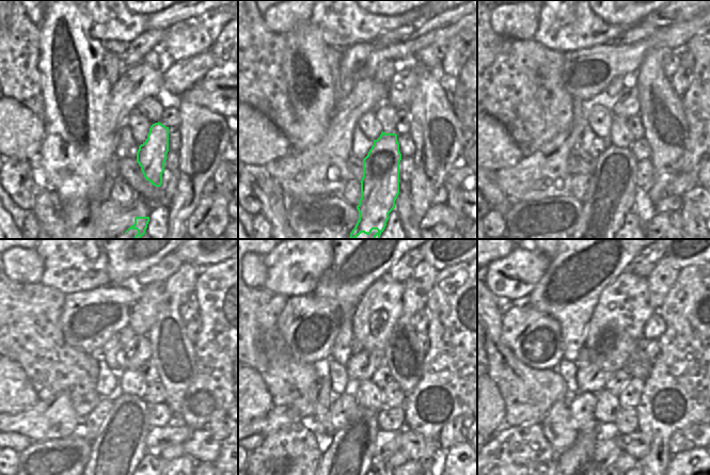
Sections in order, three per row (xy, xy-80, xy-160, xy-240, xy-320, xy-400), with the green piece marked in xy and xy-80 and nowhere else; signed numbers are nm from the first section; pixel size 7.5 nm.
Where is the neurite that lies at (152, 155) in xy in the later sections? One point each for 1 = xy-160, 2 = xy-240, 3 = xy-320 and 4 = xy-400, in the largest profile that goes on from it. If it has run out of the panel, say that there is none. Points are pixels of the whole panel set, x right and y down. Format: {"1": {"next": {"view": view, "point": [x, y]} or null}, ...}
{"1": {"next": {"view": "xy-160", "point": [611, 191]}}, "2": {"next": {"view": "xy-240", "point": [120, 446]}}, "3": {"next": {"view": "xy-320", "point": [348, 456]}}, "4": {"next": {"view": "xy-400", "point": [580, 456]}}}

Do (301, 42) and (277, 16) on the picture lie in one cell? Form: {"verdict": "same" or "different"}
{"verdict": "different"}

